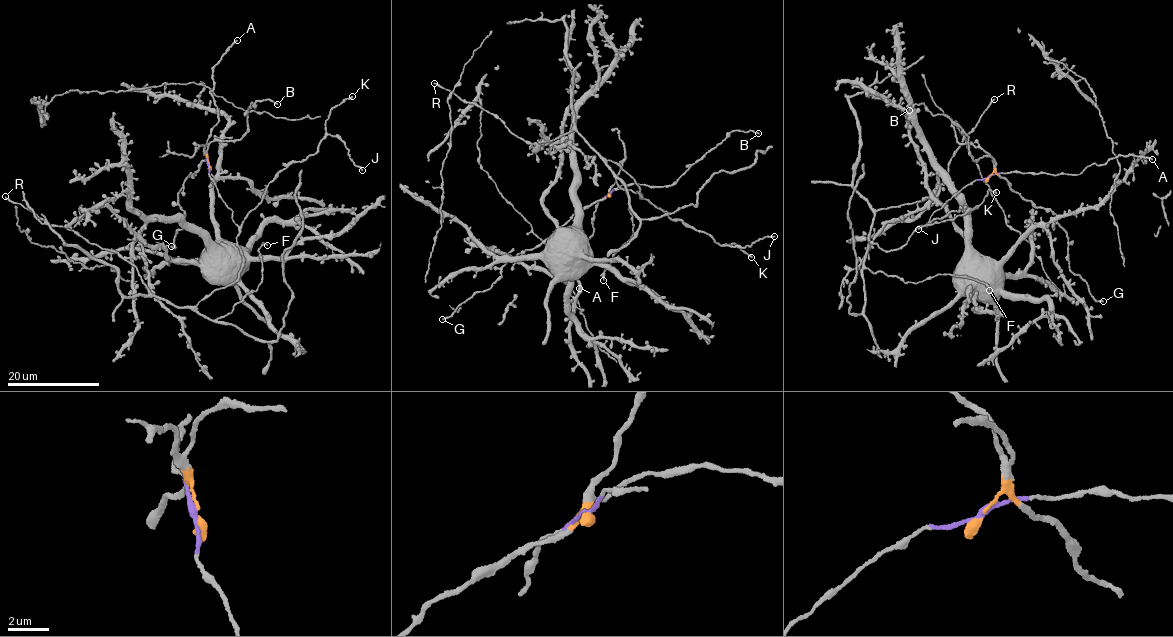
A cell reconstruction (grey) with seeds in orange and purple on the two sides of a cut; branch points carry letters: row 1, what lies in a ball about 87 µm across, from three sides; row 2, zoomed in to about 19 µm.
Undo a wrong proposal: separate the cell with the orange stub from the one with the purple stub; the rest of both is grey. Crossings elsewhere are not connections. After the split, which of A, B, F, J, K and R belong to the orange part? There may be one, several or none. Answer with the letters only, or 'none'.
B

